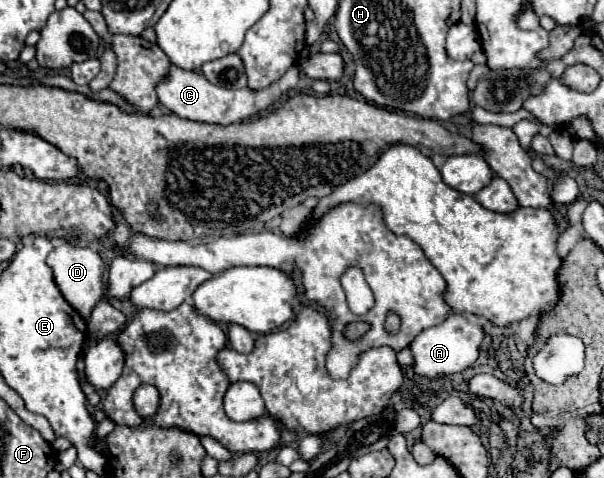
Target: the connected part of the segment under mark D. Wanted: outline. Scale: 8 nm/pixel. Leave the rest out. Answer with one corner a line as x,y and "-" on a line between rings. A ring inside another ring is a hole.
61,242
47,256
47,264
53,270
55,282
61,290
61,294
65,296
65,300
81,314
83,319
88,320
95,304
103,296
103,270
105,270
103,258
95,250
91,250
89,246

